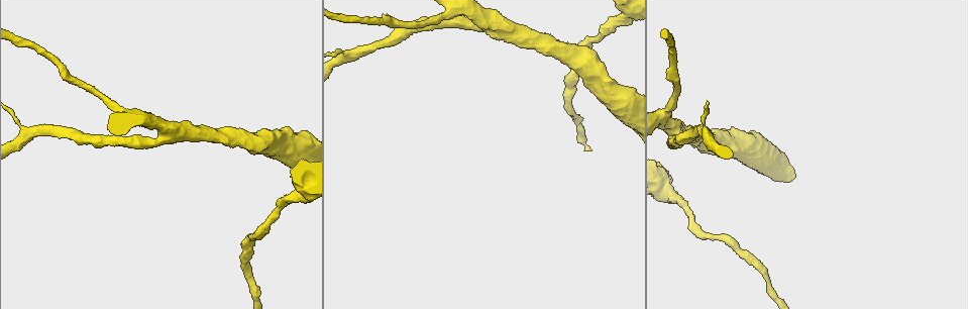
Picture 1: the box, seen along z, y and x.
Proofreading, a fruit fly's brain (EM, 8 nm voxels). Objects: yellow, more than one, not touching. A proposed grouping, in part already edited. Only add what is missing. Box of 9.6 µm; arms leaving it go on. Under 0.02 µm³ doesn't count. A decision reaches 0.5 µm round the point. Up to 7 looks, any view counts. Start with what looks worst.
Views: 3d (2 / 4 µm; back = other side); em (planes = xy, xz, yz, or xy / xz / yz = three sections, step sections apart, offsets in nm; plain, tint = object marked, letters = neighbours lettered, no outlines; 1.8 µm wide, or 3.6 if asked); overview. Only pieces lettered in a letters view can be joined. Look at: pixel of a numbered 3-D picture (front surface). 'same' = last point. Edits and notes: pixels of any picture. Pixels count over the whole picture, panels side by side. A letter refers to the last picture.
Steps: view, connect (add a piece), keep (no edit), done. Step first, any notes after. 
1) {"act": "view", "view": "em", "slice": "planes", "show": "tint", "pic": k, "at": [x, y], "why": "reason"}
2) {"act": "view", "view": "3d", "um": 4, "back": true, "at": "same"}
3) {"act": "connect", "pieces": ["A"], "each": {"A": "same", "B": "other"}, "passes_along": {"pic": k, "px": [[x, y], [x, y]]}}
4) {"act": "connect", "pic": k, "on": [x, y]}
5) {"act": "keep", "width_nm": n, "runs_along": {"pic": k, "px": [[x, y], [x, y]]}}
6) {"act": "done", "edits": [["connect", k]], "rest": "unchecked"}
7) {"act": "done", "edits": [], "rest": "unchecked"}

{"act": "view", "view": "em", "slice": "planes", "show": "plain", "pic": 1, "at": [27, 132], "why": "a fork"}

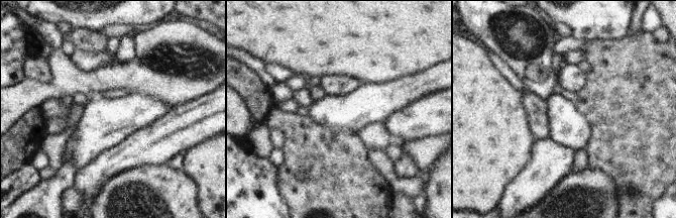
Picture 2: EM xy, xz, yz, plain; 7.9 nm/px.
{"act": "view", "view": "em", "slice": "planes", "show": "letters", "at": "same", "why": "what lies round it"}

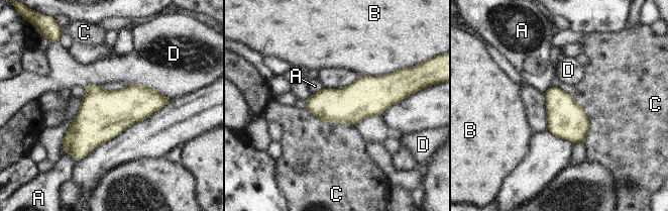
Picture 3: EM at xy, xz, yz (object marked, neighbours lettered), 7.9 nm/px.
{"act": "keep", "each": {"A": "other", "B": "other", "C": "other", "D": "other"}, "border": {"pic": 3, "px": [[306, 108], [323, 120], [353, 125]]}, "found": "no lettered piece goes on from it"}

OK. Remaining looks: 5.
{"act": "view", "view": "em", "slice": "planes", "show": "tint", "pic": 1, "at": [167, 134], "why": "a fork"}

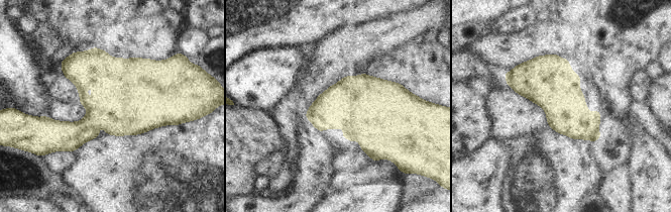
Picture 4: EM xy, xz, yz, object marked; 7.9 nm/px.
{"act": "view", "view": "em", "slice": "planes", "show": "letters", "at": "same"}

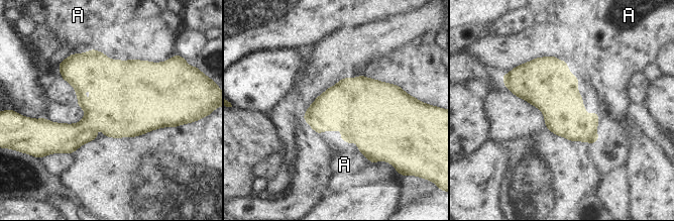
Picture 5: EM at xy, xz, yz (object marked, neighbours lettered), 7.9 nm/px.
{"act": "keep", "width_nm": 360, "each": {"A": "other"}, "border": {"pic": 5, "px": [[358, 150], [371, 162]]}, "found": "no lettered piece goes on from it"}

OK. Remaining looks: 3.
{"act": "view", "view": "em", "slice": "xy", "step": 16, "show": "tint", "pic": 1, "at": [441, 18], "why": "calibre changes"}

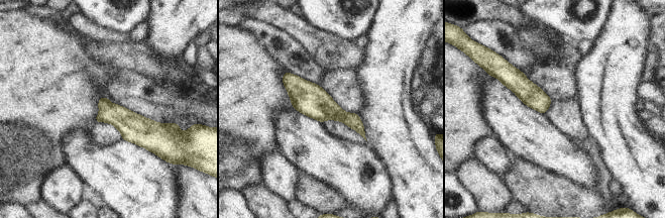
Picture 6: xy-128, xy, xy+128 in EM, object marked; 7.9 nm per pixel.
{"act": "view", "view": "em", "slice": "planes", "show": "tint", "at": "same"}

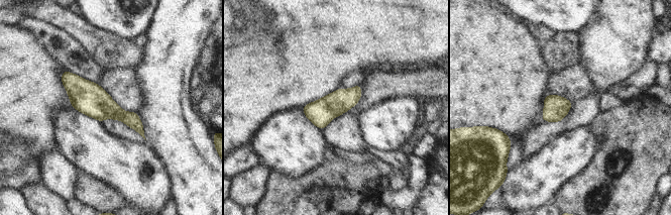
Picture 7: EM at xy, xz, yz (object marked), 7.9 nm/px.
{"act": "view", "view": "em", "slice": "planes", "show": "letters", "at": "same"}

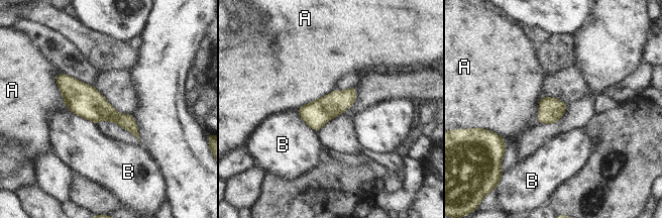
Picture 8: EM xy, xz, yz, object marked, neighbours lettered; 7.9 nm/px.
{"act": "keep", "longest_contact_nm": ["A", 360], "each": {"A": "other", "B": "other"}, "border": {"pic": 8, "px": [[67, 108], [96, 124]]}, "found": "no lettered piece goes on from it"}

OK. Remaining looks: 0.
{"act": "done", "edits": [], "rest": "unchecked"}

